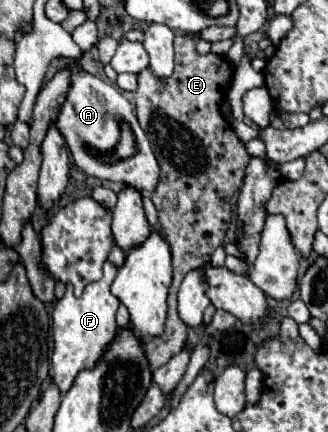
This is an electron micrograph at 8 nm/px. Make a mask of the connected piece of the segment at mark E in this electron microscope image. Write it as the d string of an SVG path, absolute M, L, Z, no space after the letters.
M176 35L176 69L172 77L160 85L144 69L138 73L136 113L140 127L152 145L152 151L160 163L160 183L152 193L152 201L158 209L158 219L166 241L172 249L174 281L168 295L168 319L166 331L144 343L144 355L150 363L150 371L156 371L170 357L178 355L186 341L186 325L176 313L176 293L184 275L206 263L216 247L222 245L226 229L232 219L232 195L240 189L244 169L250 155L244 143L232 131L232 125L222 117L220 103L226 99L232 85L232 69L224 57L198 55L198 39L192 35Z

